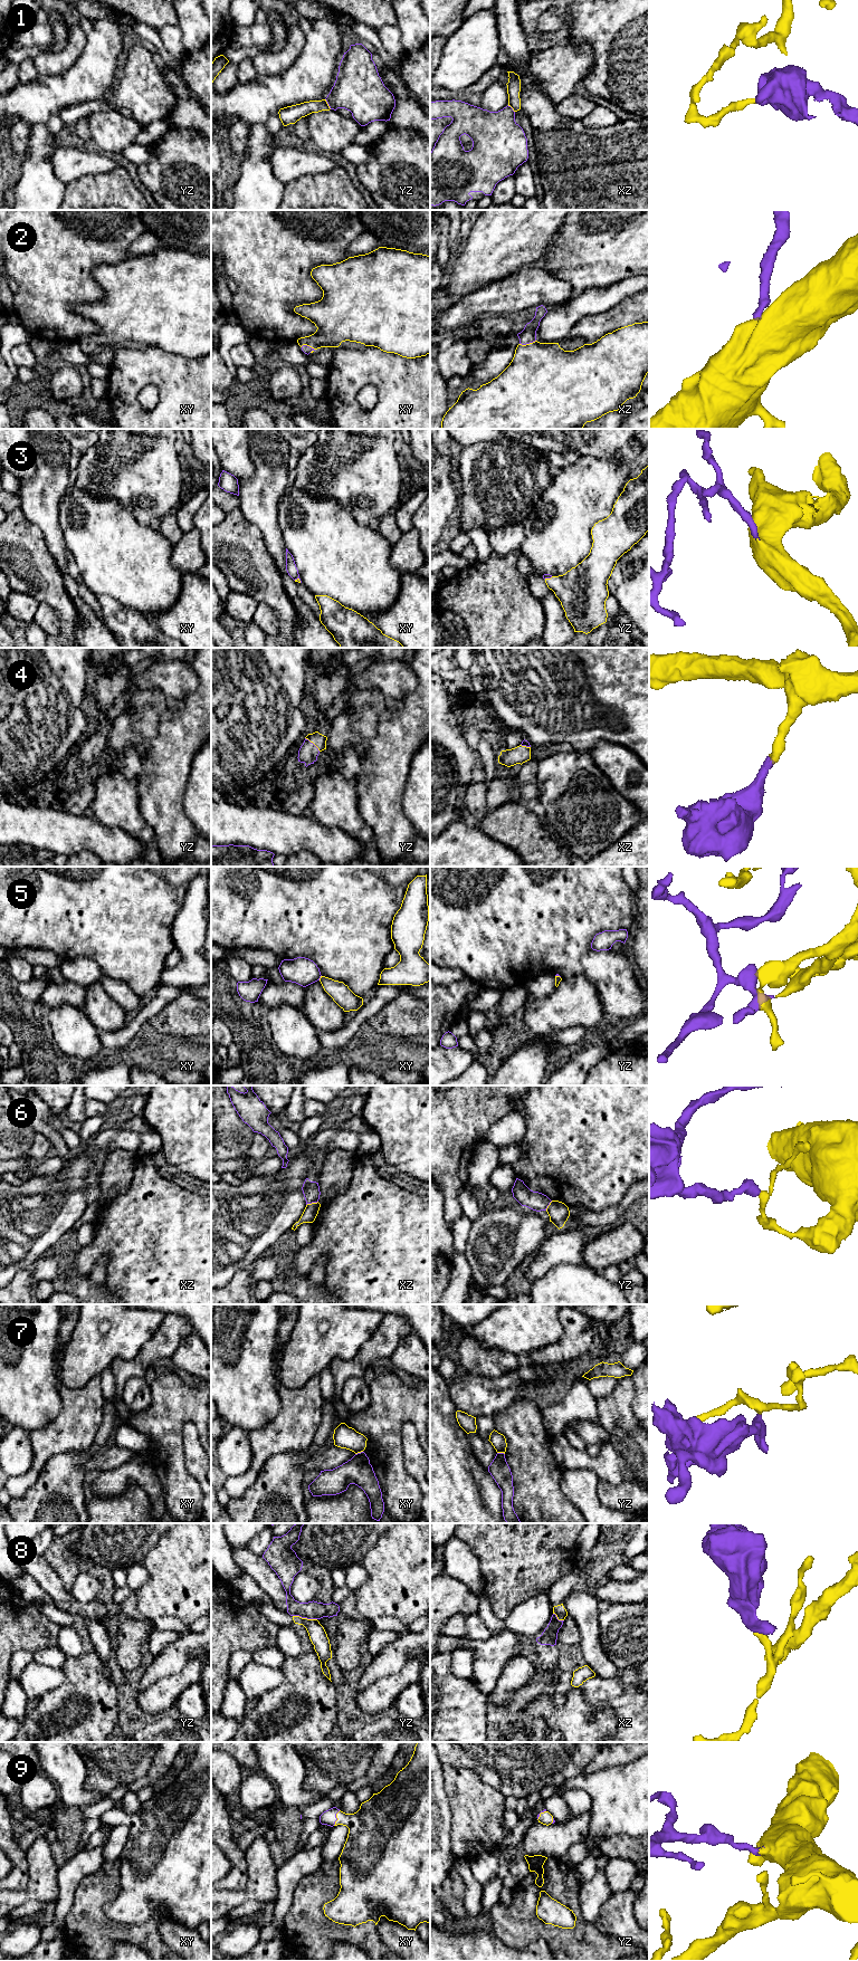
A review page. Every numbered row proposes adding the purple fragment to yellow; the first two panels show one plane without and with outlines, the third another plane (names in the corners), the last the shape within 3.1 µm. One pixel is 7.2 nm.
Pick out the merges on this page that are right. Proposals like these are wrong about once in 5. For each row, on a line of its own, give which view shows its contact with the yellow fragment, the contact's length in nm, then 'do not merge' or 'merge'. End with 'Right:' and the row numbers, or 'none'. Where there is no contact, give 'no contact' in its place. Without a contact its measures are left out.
1: yz | 90 nm | do not merge
2: xy | 110 nm | merge
3: xy | 60 nm | merge
4: yz | 150 nm | merge
5: xy | 40 nm | merge
6: xz | 90 nm | do not merge
7: xy | 60 nm | do not merge
8: yz | 180 nm | do not merge
9: xy | 120 nm | merge
Right: 2, 3, 4, 5, 9

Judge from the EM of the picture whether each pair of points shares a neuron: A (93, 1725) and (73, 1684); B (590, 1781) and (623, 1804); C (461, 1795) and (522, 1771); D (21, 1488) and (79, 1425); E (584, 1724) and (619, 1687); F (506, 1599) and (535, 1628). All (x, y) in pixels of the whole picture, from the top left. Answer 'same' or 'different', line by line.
A: same
B: same
C: different
D: same
E: different
F: different

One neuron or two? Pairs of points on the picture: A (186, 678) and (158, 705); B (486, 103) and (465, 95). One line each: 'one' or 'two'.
A: two
B: two

